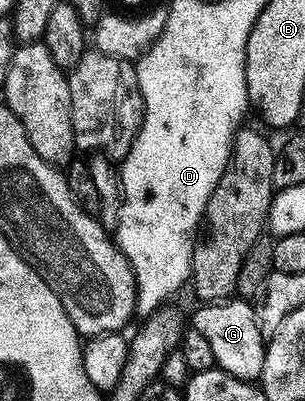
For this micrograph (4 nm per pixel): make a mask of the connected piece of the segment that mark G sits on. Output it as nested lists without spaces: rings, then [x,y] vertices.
[[[238,296],[222,302],[204,302],[196,305],[195,315],[189,322],[194,330],[201,332],[213,348],[218,369],[232,374],[243,382],[254,383],[261,376],[267,351],[265,339],[257,328],[255,306]]]

